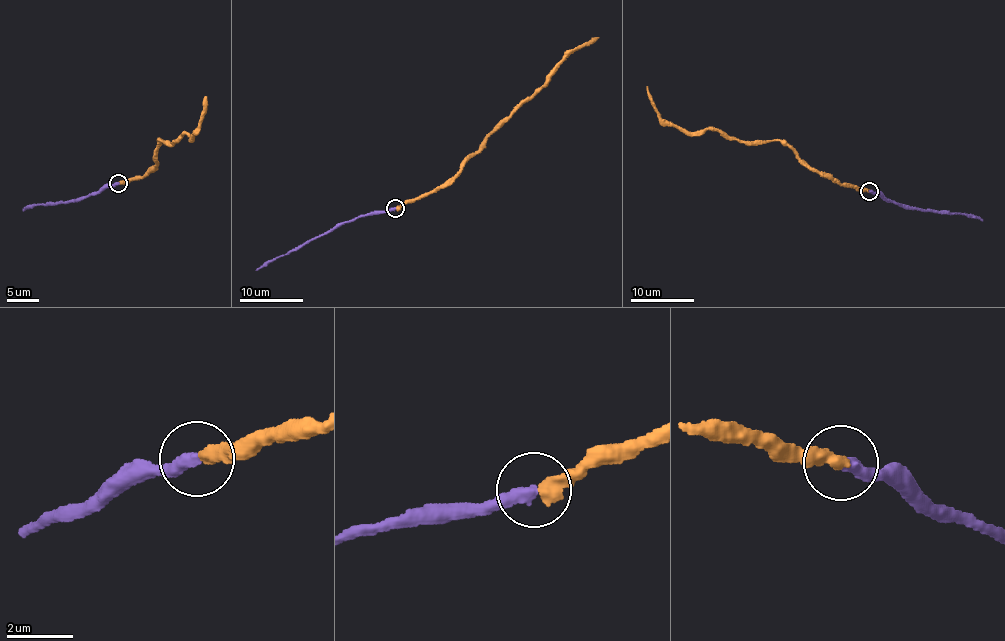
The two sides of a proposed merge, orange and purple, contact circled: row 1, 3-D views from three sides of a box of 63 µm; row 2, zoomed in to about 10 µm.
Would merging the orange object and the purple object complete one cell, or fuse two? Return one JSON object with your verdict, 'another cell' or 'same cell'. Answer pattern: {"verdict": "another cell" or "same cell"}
{"verdict": "same cell"}

